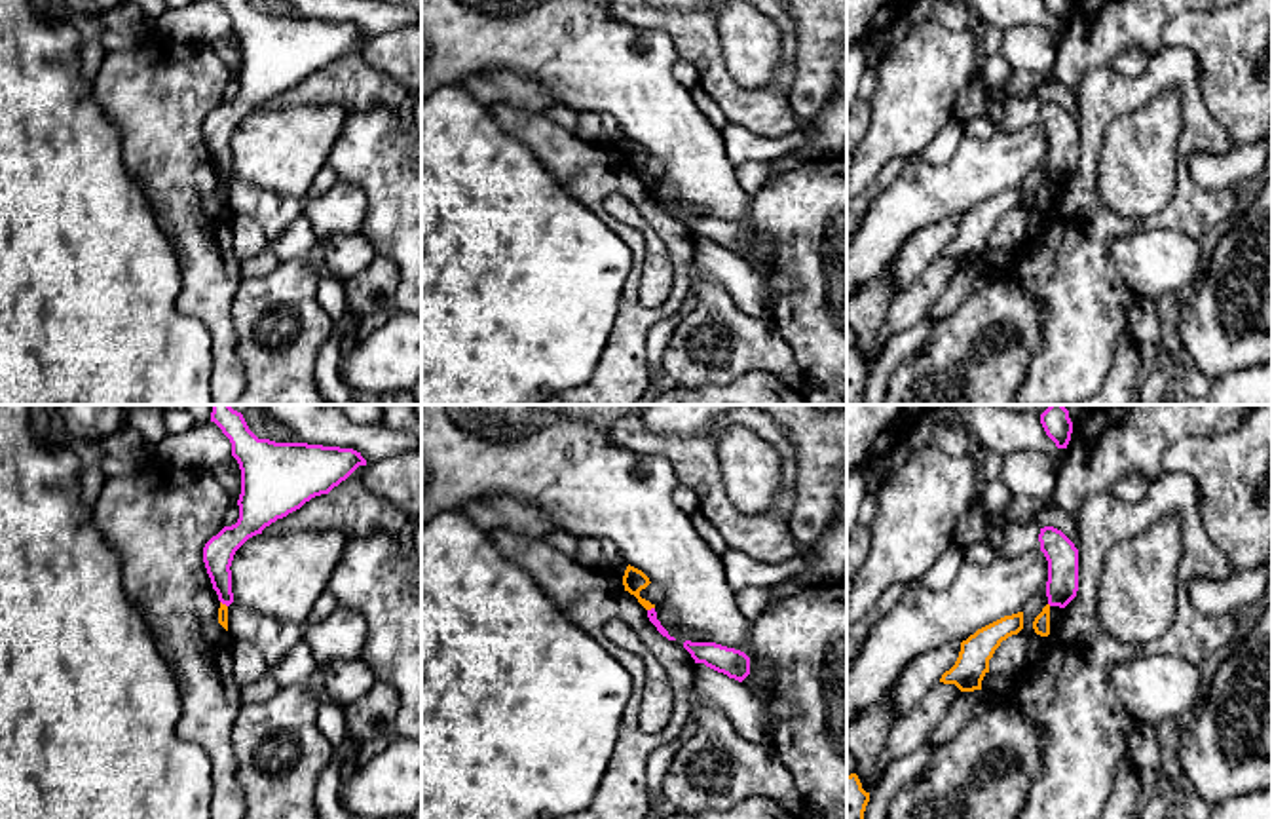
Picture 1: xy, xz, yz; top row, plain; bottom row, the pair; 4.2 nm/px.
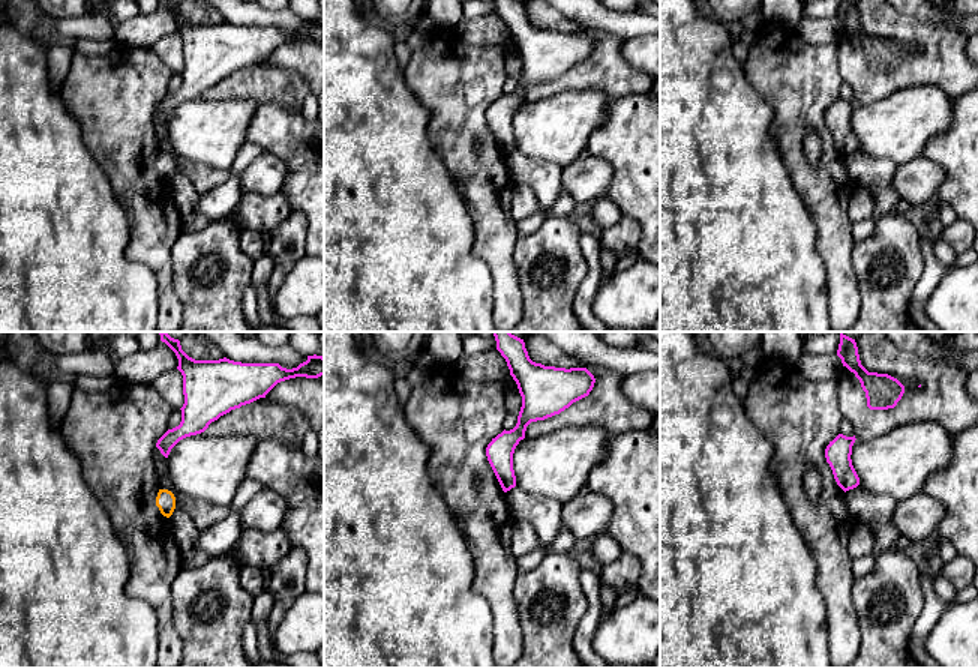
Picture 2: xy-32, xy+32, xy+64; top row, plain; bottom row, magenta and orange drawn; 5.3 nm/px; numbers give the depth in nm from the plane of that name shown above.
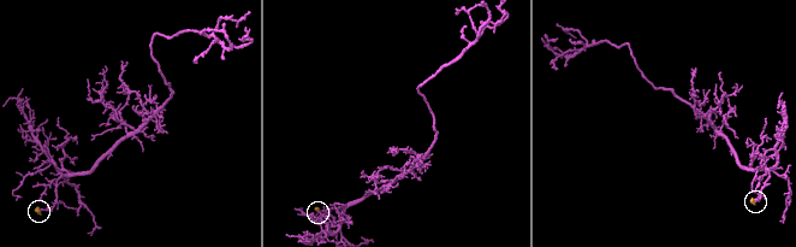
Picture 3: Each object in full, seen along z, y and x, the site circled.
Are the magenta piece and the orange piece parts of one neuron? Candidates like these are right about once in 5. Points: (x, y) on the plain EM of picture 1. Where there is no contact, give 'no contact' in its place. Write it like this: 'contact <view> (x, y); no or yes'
contact xz (652, 183); no

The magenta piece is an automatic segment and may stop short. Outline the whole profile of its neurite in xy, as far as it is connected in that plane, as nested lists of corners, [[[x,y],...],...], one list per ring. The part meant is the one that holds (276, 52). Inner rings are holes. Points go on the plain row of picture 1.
[[[249,0],[218,2],[241,44],[239,93],[205,118],[203,137],[218,175],[230,181],[235,125],[277,93],[328,68],[366,34],[353,23],[258,13]]]

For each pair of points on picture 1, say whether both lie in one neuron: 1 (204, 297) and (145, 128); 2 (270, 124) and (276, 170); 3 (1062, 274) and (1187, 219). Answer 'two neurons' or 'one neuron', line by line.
1: one neuron
2: one neuron
3: one neuron

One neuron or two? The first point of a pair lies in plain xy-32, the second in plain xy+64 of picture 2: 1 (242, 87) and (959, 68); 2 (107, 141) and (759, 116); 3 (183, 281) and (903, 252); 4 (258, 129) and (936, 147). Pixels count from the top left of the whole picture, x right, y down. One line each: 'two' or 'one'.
1: one
2: two
3: one
4: one

